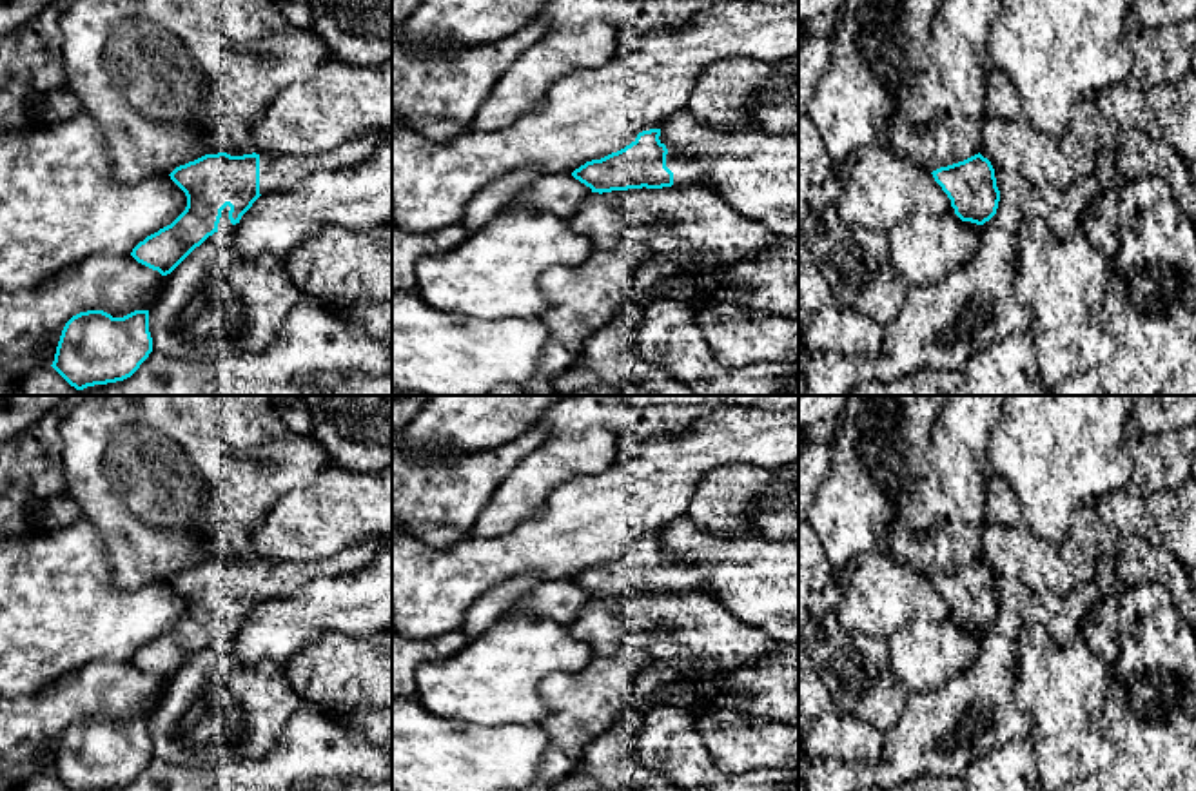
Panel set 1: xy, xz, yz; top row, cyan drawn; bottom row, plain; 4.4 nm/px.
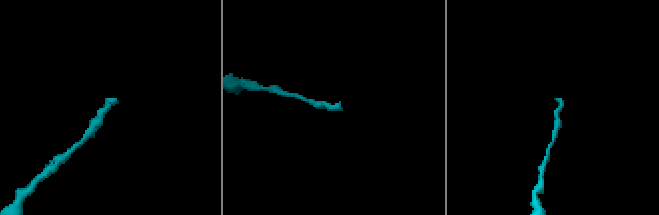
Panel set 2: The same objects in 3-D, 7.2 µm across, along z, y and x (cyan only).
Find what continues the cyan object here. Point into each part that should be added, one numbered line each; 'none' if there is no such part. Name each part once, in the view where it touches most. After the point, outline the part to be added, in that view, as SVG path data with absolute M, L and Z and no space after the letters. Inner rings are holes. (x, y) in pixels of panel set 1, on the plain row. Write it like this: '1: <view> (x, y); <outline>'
1: xy (276, 577); M383 537L365 539L323 561L260 561L260 601L296 595L318 577L345 575L363 568L385 542Z
2: xy (224, 630); M229 611L221 617L221 624L220 624L220 630L218 630L218 637L234 639L238 635L238 630L236 631L230 630L229 617L230 617Z

